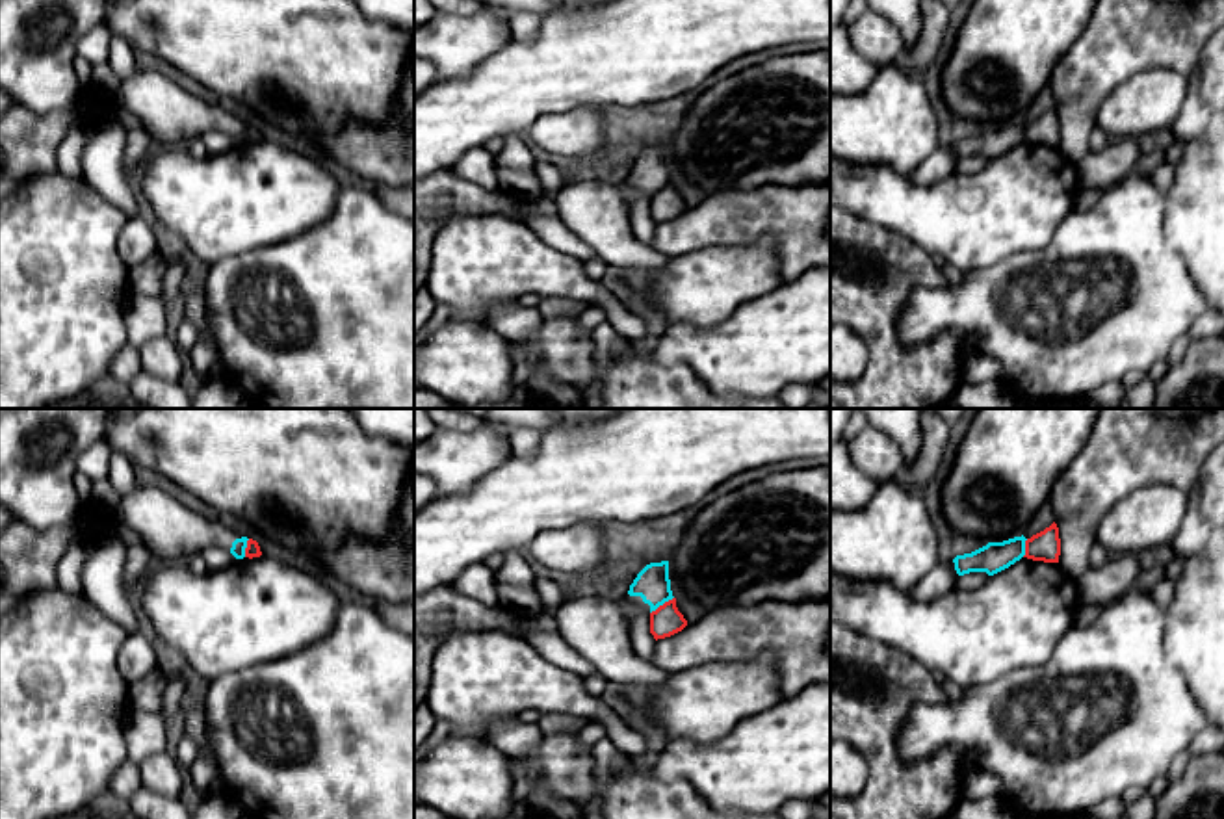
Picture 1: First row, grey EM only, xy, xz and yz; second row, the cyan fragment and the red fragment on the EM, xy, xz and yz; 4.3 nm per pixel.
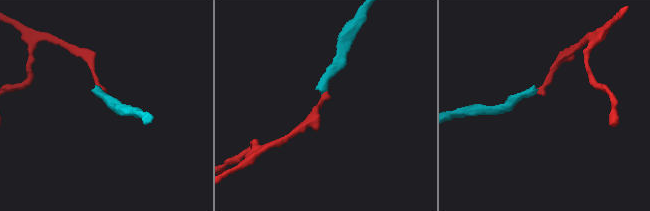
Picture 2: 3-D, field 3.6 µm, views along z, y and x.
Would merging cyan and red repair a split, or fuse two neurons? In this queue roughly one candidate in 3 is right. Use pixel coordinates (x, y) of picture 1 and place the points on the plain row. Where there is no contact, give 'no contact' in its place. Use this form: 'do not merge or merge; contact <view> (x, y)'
do not merge; contact xz (662, 188)

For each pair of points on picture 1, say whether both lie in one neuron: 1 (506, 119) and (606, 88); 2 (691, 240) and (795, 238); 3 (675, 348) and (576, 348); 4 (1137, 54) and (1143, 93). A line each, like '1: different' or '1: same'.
1: same
2: same
3: different
4: different

